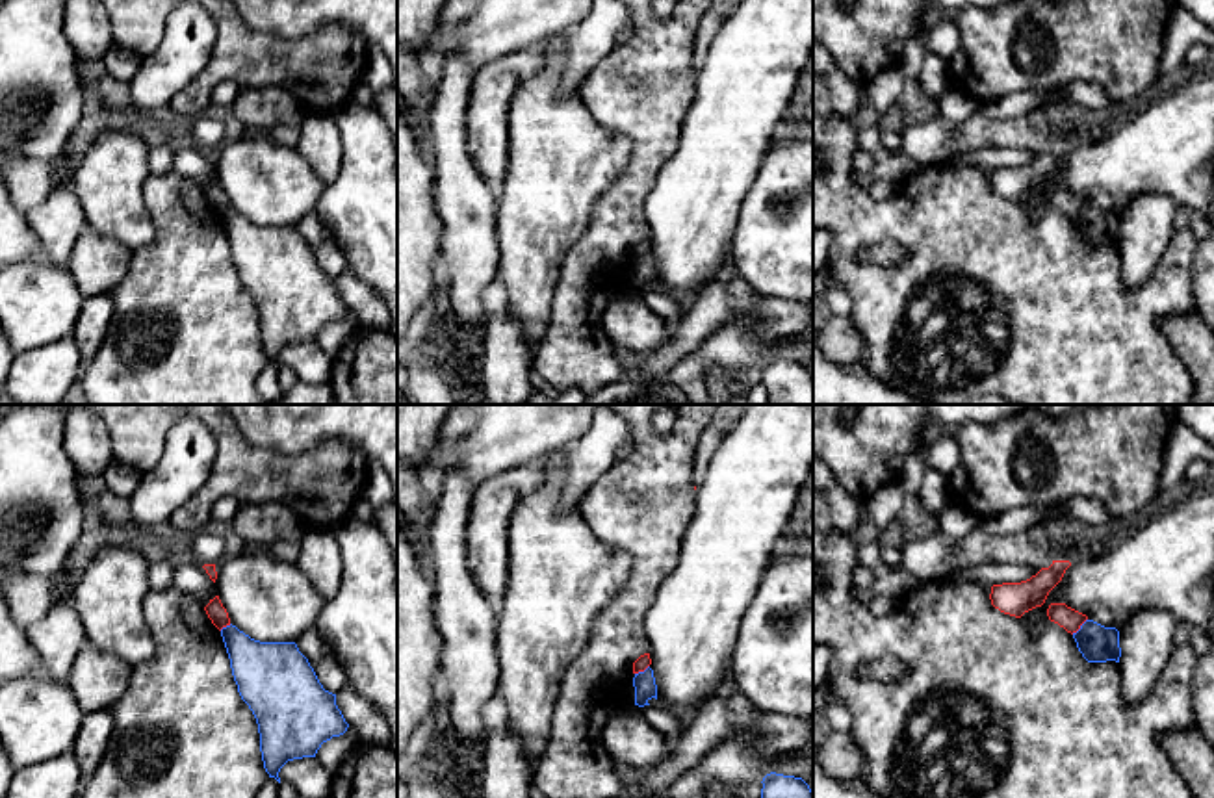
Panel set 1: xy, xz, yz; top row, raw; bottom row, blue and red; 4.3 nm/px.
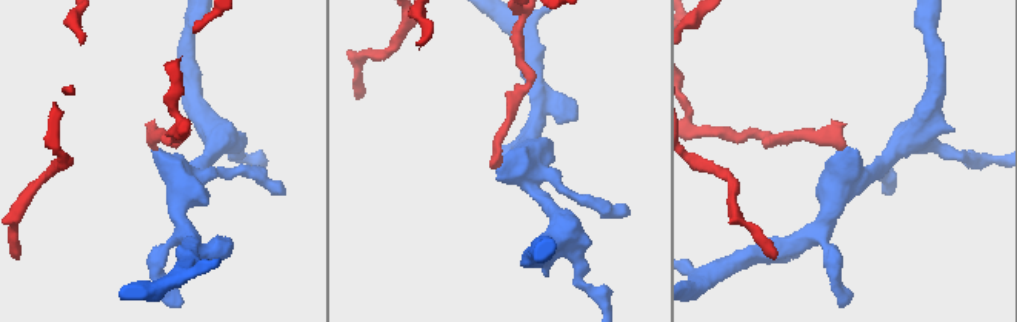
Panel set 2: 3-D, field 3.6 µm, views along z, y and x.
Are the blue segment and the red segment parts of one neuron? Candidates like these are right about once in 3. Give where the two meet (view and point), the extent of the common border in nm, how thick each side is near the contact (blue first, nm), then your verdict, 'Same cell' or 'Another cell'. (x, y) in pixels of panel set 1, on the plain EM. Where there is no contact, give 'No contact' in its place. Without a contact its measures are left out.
Touches blue at yz (1081, 212). Shared border 100 nm. Thickness 160 nm (blue) against 90 nm. Another cell

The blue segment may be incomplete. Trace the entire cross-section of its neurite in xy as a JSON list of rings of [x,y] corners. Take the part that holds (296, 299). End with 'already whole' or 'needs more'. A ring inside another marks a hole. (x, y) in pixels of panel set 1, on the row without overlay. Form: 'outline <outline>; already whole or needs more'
outline [[[232,208],[221,213],[221,221],[238,277],[258,308],[264,353],[280,367],[278,356],[288,345],[316,341],[321,328],[343,319],[349,308],[336,290],[336,278],[323,273],[295,226],[260,226]]]; already whole

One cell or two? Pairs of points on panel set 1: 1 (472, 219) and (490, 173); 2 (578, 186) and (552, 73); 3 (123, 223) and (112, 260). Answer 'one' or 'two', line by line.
1: two
2: one
3: two

